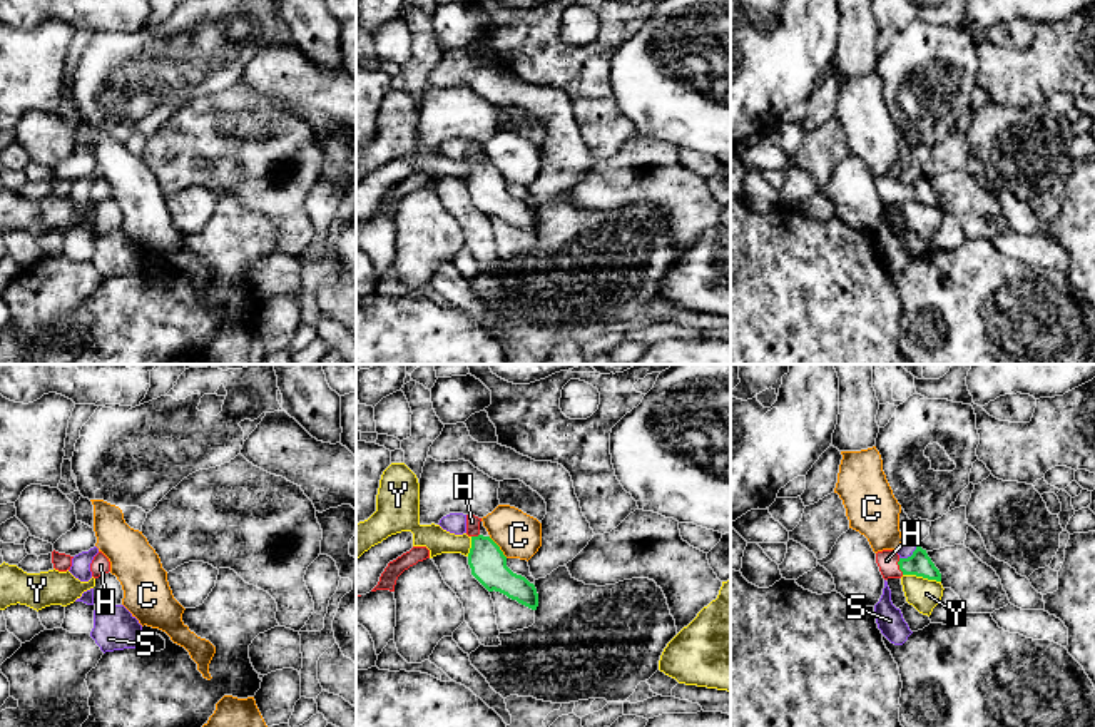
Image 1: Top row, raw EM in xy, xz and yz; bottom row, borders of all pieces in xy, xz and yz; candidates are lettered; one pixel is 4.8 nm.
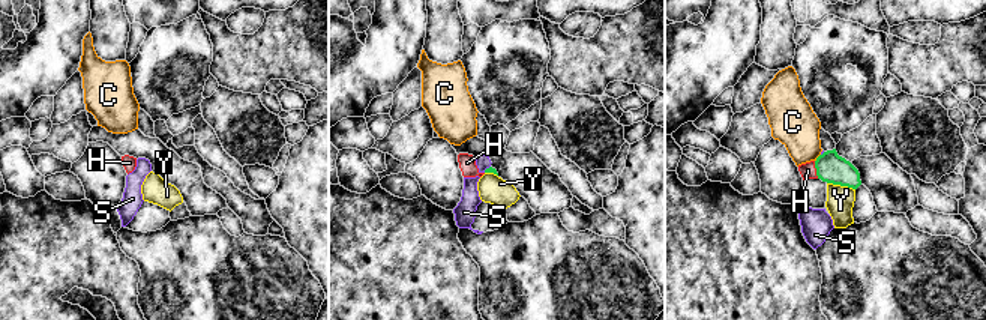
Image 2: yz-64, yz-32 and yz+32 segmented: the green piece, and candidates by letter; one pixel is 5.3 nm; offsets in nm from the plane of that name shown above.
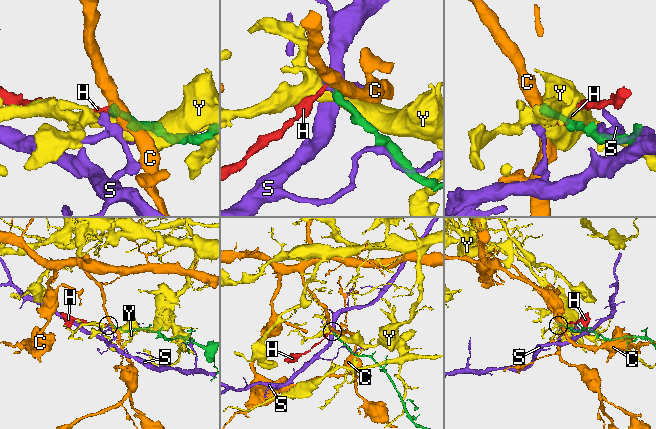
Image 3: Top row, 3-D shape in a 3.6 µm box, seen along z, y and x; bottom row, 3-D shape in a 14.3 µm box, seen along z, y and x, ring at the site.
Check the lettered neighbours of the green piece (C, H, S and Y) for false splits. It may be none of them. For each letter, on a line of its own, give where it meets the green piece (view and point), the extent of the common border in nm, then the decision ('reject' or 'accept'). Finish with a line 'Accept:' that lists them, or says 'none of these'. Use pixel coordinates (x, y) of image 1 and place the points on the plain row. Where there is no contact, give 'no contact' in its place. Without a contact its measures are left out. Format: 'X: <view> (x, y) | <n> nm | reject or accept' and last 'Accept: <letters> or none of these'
C: xz (499, 172) | 140 nm | reject
H: yz (900, 193) | 80 nm | accept
S: yz (911, 181) | 120 nm | reject
Y: yz (921, 201) | 190 nm | reject
Accept: H

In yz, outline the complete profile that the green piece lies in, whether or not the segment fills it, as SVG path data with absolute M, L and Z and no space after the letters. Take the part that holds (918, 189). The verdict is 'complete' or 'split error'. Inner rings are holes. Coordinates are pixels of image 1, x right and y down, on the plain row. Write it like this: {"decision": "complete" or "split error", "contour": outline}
{"decision": "split error", "contour": "M919 170L911 182L901 184L896 175L883 175L876 179L876 189L884 206L901 204L903 201L916 201L928 206L941 207L941 199Z"}

